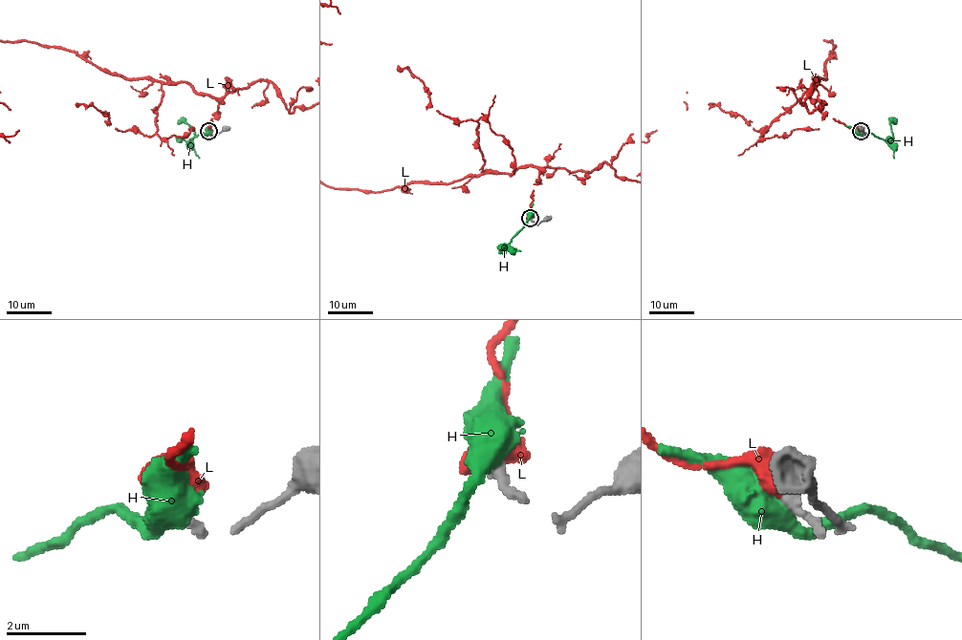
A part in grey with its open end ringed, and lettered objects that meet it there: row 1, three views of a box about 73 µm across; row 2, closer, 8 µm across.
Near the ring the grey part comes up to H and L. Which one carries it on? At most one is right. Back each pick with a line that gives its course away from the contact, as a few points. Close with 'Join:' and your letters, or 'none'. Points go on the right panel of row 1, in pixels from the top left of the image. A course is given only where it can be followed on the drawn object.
Join: L

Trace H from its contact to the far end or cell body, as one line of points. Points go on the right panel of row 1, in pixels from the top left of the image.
H: (860, 132), (872, 133), (891, 144), (890, 123), (896, 124)

